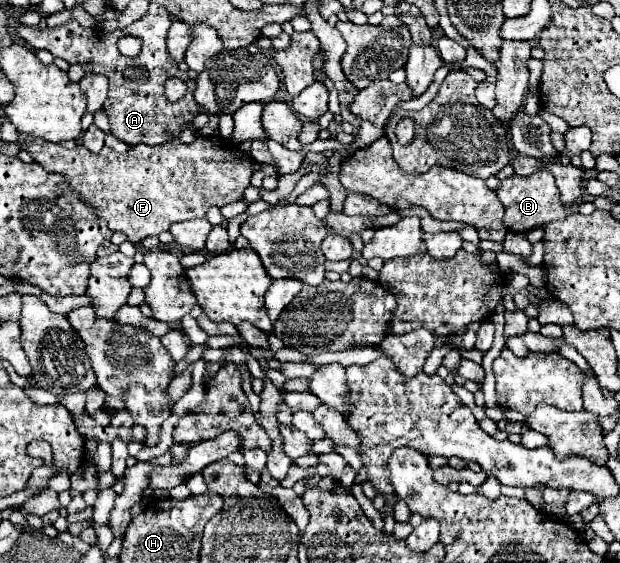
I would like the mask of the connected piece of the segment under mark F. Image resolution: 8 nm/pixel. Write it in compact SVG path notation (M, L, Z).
M18 135L20 147L32 155L36 163L40 163L46 171L54 171L66 175L72 189L80 193L102 219L106 219L110 231L122 231L128 235L132 243L140 243L148 235L160 235L168 231L172 223L204 217L210 207L224 207L228 203L240 201L244 189L250 185L250 177L256 171L262 171L262 165L252 159L252 155L244 153L232 141L222 137L198 137L194 143L184 145L178 139L160 145L134 145L126 153L116 153L104 147L100 153L86 151L86 147L78 145L74 149L66 149L64 145L34 139L28 135Z

